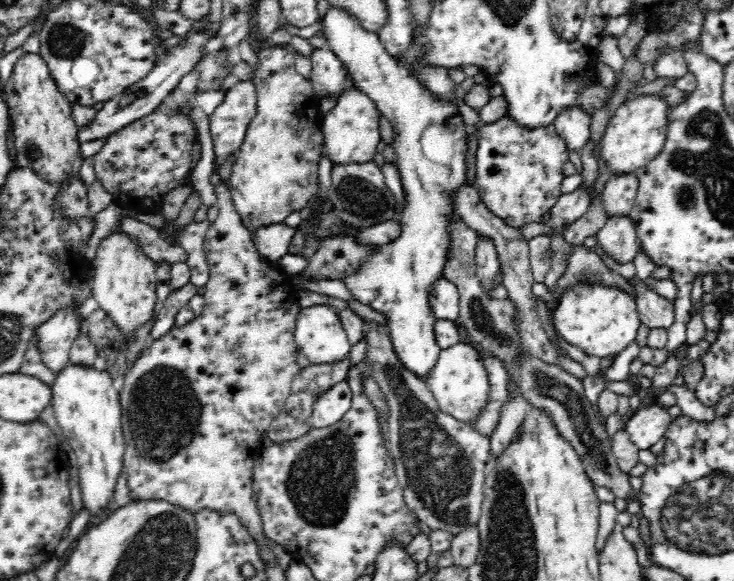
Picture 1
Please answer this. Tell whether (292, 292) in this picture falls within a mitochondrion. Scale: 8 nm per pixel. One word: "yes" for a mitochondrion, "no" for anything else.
no

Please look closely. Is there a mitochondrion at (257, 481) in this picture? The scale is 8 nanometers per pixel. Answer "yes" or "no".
no

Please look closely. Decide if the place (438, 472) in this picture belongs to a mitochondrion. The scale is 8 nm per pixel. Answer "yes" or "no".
yes

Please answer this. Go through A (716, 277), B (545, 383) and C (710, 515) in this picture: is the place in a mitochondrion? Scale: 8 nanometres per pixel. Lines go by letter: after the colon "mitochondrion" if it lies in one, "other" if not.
A: other
B: mitochondrion
C: mitochondrion

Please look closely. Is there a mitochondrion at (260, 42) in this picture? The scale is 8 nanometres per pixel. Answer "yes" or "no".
no

